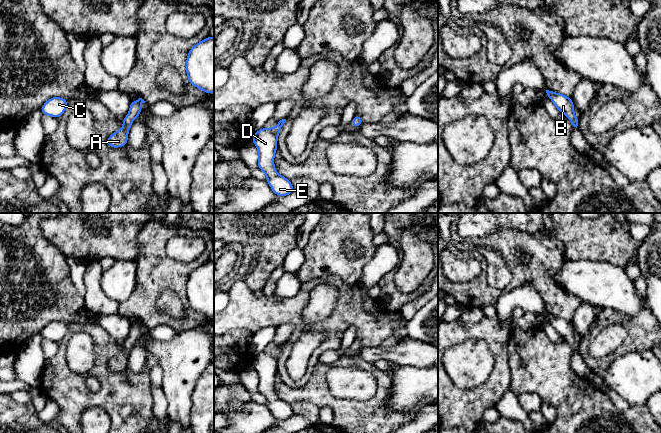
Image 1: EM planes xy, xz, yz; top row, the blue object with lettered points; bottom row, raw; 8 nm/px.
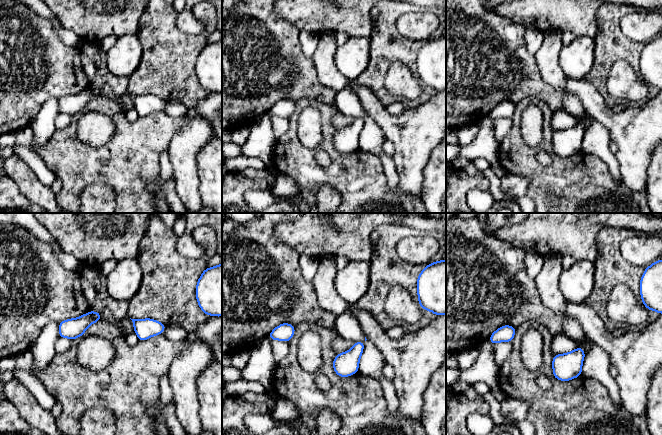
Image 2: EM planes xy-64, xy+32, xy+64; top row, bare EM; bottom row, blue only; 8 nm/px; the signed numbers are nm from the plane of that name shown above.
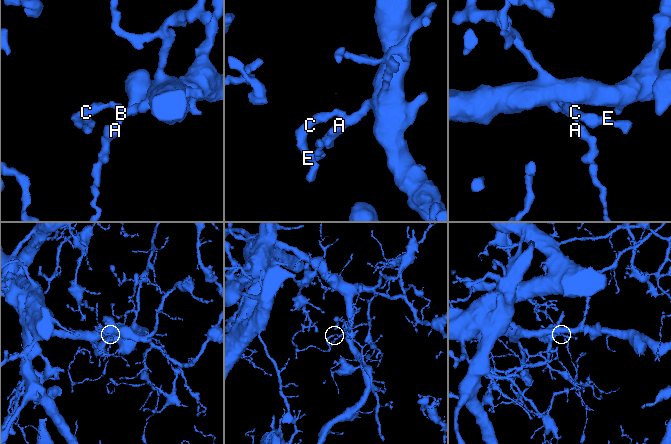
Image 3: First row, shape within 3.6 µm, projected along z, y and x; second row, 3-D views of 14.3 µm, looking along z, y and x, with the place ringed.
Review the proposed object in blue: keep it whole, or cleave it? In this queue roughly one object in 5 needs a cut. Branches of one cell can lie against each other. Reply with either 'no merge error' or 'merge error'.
no merge error

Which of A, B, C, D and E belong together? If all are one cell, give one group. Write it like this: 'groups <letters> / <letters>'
groups A B C D E

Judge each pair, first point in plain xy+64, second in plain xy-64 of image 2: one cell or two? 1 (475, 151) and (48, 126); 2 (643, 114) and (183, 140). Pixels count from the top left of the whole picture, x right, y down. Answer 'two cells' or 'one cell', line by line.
1: one cell
2: one cell

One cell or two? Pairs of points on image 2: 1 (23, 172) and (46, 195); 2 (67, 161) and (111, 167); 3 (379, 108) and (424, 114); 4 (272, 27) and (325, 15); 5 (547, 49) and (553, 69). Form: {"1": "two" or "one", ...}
{"1": "one", "2": "one", "3": "one", "4": "two", "5": "one"}

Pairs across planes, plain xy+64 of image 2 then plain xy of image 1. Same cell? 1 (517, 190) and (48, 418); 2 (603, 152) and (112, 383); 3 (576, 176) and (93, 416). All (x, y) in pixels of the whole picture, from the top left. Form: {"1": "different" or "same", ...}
{"1": "same", "2": "different", "3": "different"}

